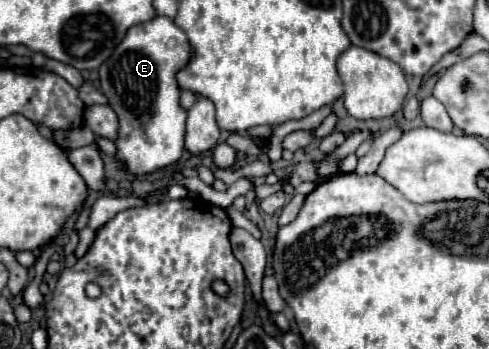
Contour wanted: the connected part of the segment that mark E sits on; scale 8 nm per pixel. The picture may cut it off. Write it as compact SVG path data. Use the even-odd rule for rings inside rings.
M156 16L146 24L132 26L114 54L100 66L102 92L108 96L110 106L120 120L116 158L126 164L130 174L150 174L174 164L182 156L188 114L180 106L176 74L188 66L192 56L194 48L174 20Z

